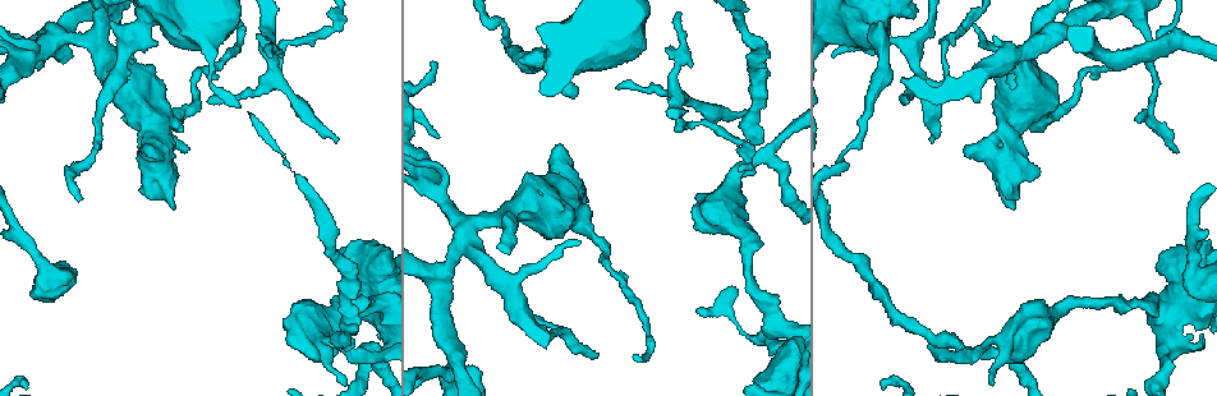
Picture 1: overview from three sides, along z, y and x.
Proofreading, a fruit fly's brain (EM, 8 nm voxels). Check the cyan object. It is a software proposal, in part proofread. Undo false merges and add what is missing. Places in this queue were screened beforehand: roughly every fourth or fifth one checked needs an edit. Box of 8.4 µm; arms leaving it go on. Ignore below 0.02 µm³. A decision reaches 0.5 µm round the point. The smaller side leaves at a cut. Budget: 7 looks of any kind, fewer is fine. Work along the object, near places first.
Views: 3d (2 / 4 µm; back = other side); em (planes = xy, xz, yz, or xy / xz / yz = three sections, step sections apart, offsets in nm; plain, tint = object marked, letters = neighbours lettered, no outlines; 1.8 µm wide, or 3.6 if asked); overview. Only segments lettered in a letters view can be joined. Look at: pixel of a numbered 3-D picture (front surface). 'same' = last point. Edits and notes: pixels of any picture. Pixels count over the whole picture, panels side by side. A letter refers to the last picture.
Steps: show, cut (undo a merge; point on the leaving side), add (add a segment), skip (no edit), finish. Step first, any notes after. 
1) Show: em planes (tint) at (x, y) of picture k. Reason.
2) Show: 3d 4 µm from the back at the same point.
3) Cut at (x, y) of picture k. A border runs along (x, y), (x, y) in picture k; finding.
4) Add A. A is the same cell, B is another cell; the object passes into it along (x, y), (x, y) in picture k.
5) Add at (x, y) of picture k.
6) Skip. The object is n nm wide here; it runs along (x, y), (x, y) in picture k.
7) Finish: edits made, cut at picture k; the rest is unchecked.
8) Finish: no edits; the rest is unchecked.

Show: em planes (letters) at (184, 151) of picture 1. Branch stops here.

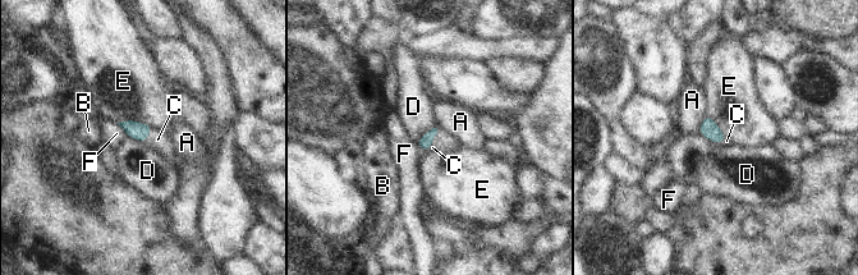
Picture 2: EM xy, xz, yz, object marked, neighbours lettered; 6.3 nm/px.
Add C. The longest contact is with E, 240 nm; C is the same cell, A, B, D, E and F are other cells; it goes on there.

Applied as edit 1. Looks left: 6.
Show: overview.

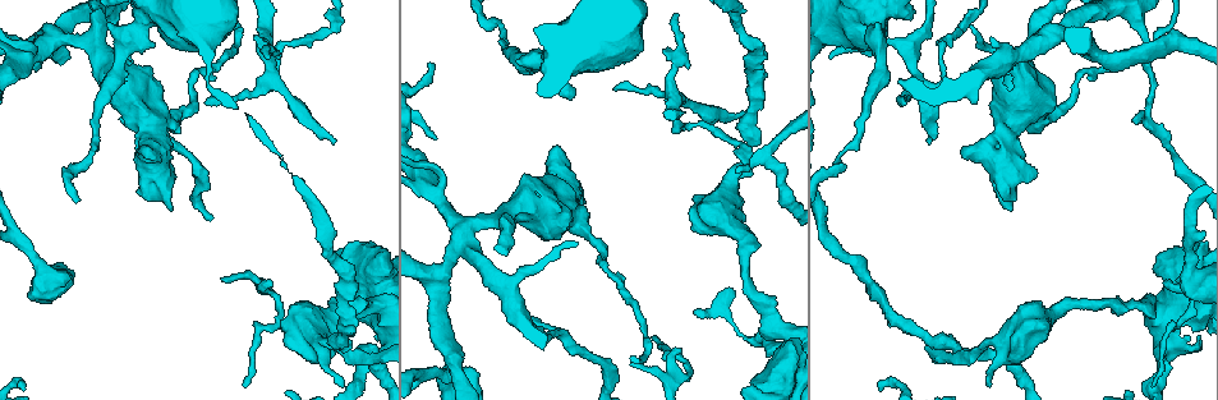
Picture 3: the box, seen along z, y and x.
Show: em yz step 8 (tint) at (972, 356) of picture 3. Four or more arms meet.

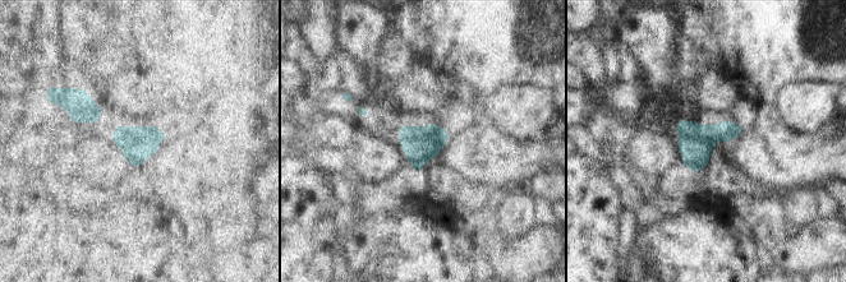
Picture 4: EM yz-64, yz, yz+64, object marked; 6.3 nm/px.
Show: em planes (letters) at the same point. Cut it another way.

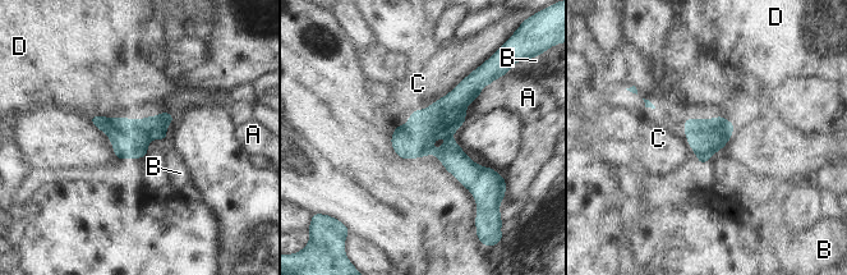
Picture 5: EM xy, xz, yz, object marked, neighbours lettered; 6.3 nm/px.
Cut at (164, 119) of picture 5. A, B, C and D are other cells; a border runs along (153, 117), (165, 132) in picture 5; a second neuron is stuck on.

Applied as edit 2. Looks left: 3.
Show: 3d 2 µm at (679, 16) of picture 3. An open end.

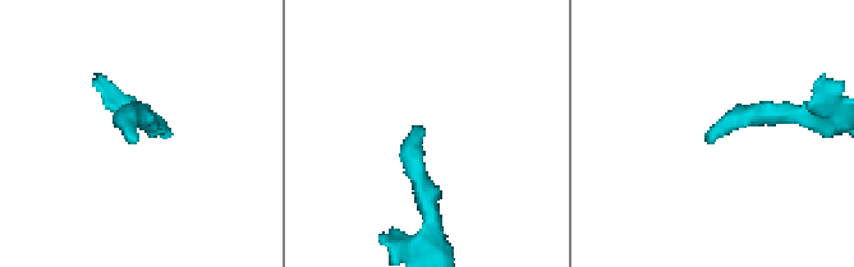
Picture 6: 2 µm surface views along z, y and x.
Show: em xz step 8 (tint) at (133, 138) of picture 6.

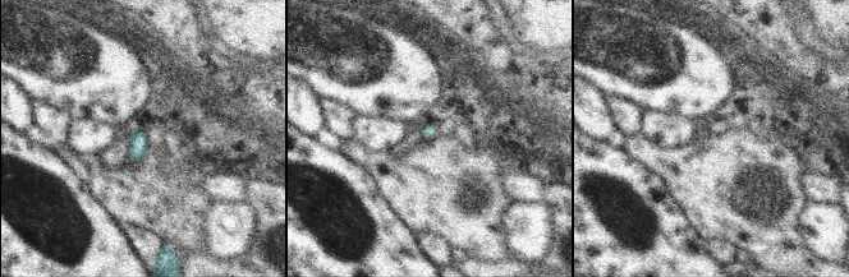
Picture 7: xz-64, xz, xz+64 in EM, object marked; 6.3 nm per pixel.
Show: em planes (letters) at the same point.

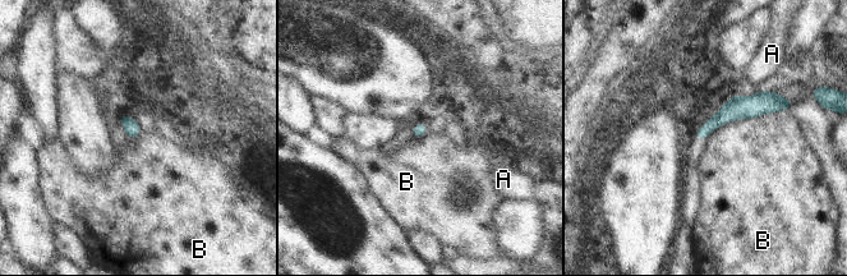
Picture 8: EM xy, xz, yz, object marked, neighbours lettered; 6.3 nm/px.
Skip. The object is 80 nm wide here; A and B are other cells; it runs along (778, 106), (732, 109), (699, 136) in picture 8; no lettered segment goes on from it.

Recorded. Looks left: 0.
Finish: edits made, add at picture 2, cut at picture 5; the rest is unchecked.

